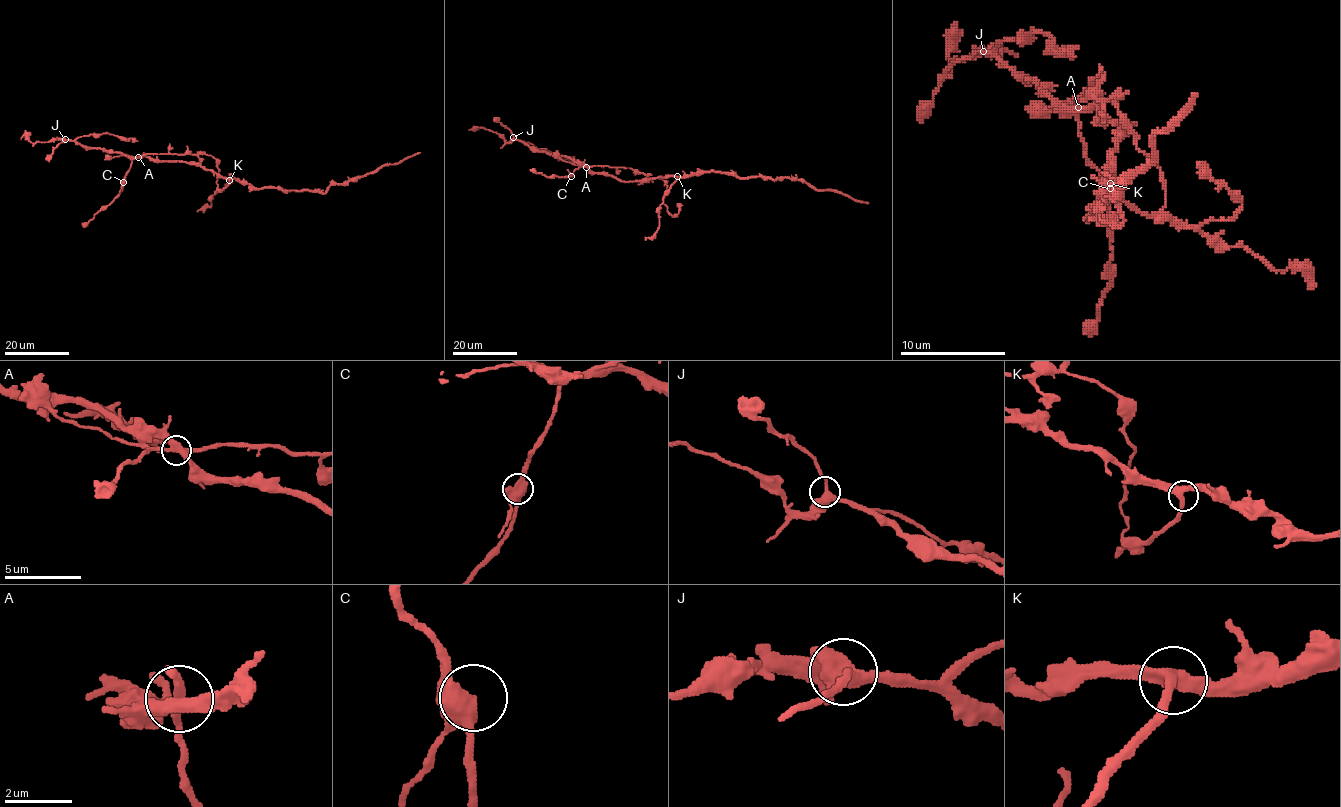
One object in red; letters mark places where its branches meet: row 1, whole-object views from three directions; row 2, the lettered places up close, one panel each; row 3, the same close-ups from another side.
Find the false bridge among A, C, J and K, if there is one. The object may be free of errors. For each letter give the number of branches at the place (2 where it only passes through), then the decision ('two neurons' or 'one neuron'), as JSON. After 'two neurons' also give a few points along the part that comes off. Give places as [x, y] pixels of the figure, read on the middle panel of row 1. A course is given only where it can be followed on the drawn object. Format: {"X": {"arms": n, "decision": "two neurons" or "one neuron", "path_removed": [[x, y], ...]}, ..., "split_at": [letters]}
{"A": {"arms": 4, "decision": "one neuron"}, "C": {"arms": 4, "decision": "one neuron"}, "J": {"arms": 3, "decision": "one neuron"}, "K": {"arms": 3, "decision": "one neuron"}, "split_at": []}

